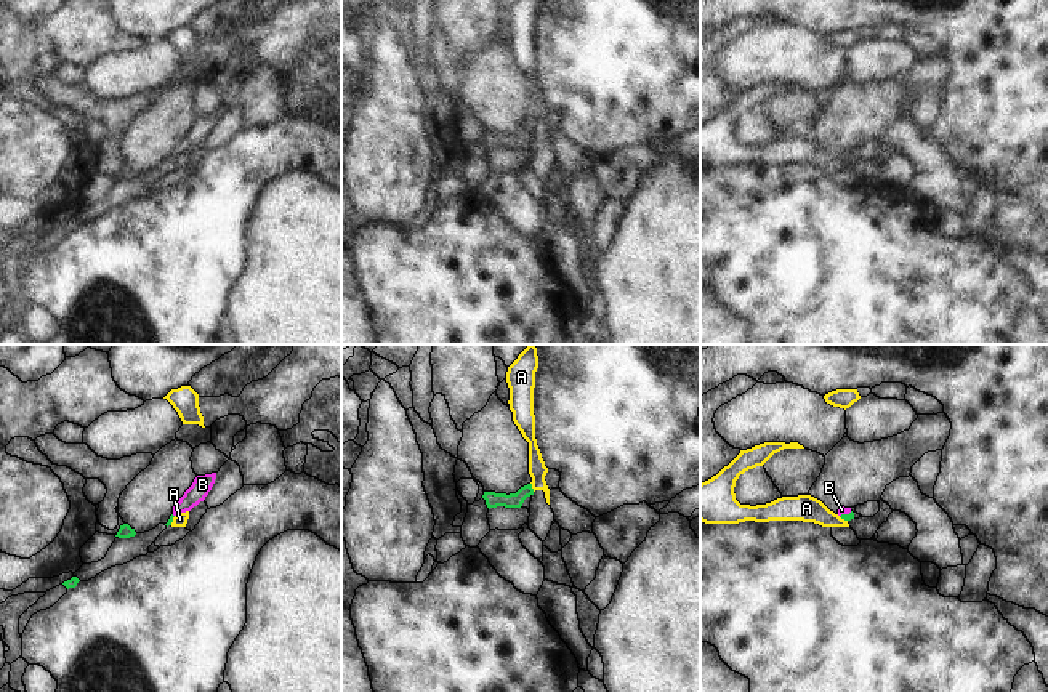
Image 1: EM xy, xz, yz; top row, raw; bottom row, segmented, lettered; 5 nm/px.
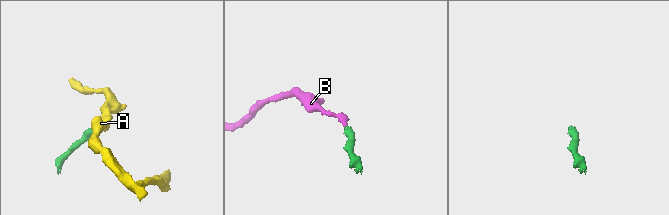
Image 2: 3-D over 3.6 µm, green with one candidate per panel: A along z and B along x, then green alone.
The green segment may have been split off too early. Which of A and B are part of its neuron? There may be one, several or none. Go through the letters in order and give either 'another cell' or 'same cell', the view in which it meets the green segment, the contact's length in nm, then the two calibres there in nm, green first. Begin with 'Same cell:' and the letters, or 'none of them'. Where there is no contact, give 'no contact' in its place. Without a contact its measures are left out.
Same cell: B
A: another cell; contact in xz; length 50 nm; calibres 80 and 90 nm
B: same cell; contact in yz; length 70 nm; calibres 40 and 40 nm

